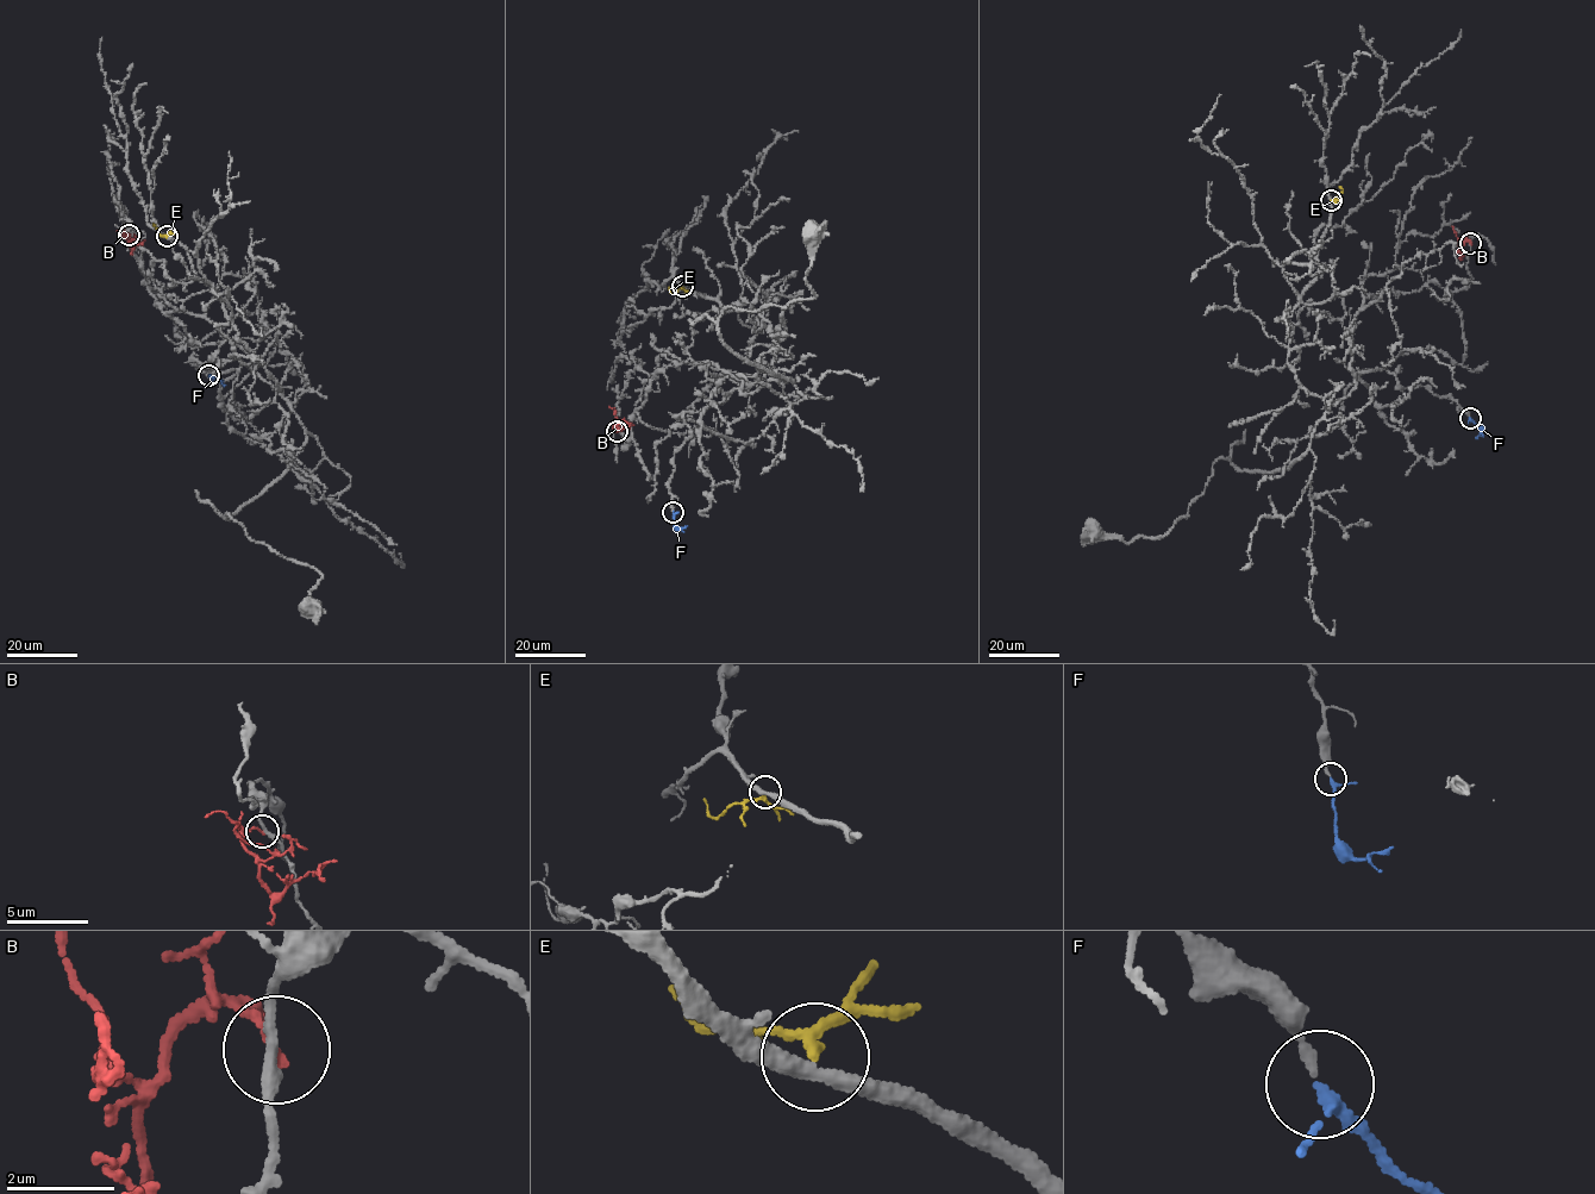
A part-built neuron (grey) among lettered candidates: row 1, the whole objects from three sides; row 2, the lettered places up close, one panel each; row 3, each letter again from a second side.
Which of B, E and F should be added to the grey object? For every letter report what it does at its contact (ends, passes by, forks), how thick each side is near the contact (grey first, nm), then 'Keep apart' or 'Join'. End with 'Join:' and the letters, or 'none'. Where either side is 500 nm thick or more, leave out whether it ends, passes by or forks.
B: It ends there. Thickness 220 nm (grey) against 170 nm. Keep apart
E: It passes by. Thickness 320 nm (grey) against 160 nm. Keep apart
F: It passes by. Thickness 170 nm (grey) against 200 nm. Join
Join: F

